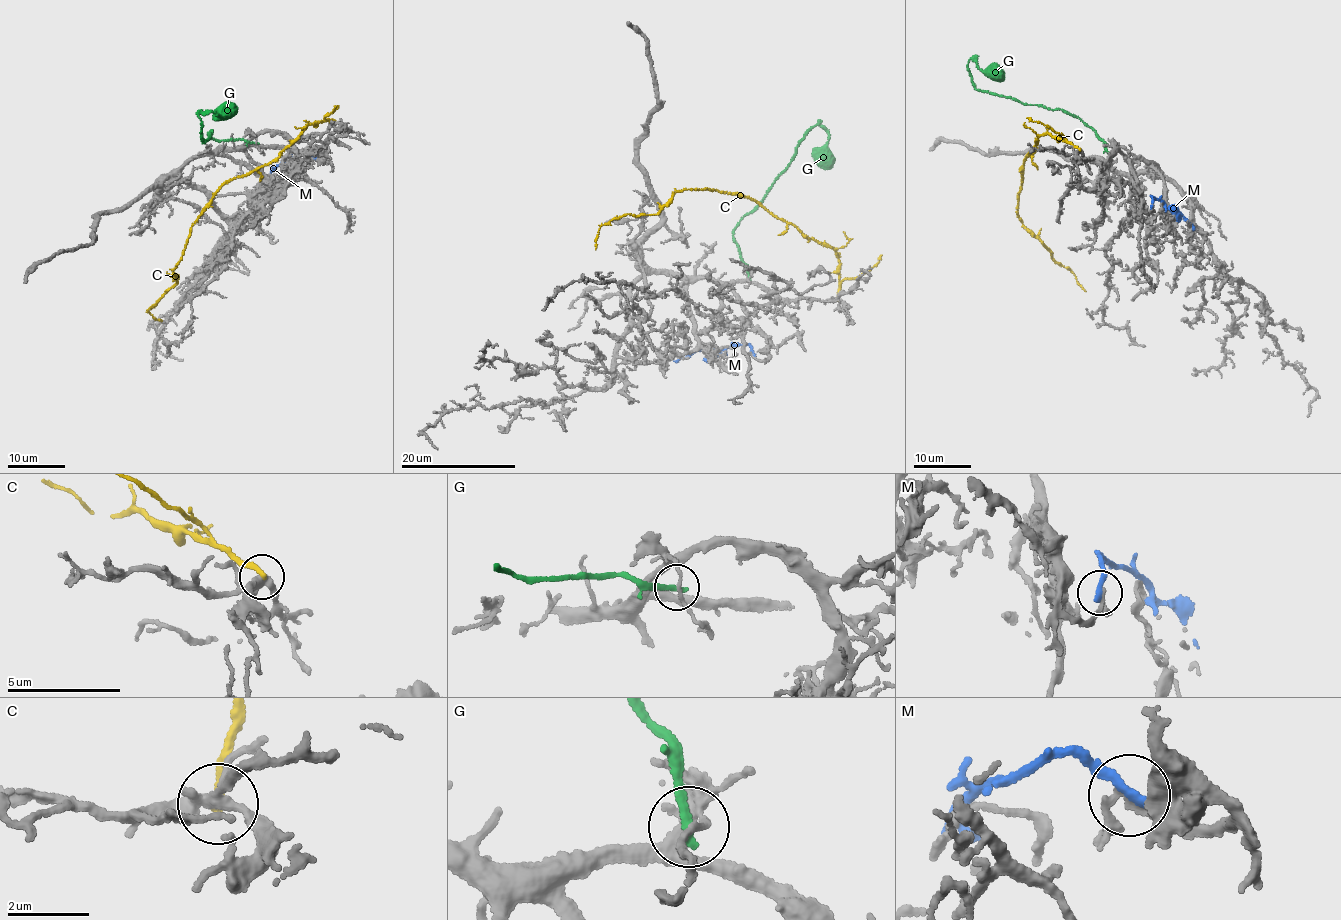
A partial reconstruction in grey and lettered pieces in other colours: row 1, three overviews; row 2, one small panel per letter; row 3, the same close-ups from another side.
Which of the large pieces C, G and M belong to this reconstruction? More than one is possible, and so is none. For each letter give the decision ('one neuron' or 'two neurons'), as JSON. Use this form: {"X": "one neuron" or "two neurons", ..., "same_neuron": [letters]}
{"C": "two neurons", "G": "two neurons", "M": "two neurons", "same_neuron": []}

